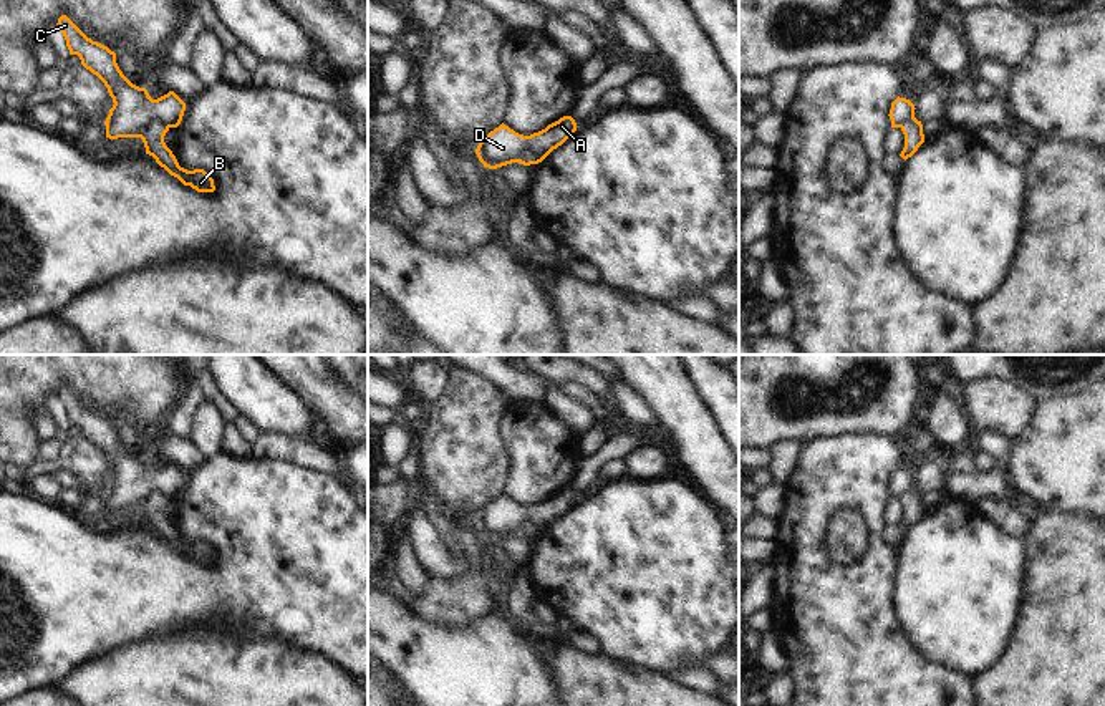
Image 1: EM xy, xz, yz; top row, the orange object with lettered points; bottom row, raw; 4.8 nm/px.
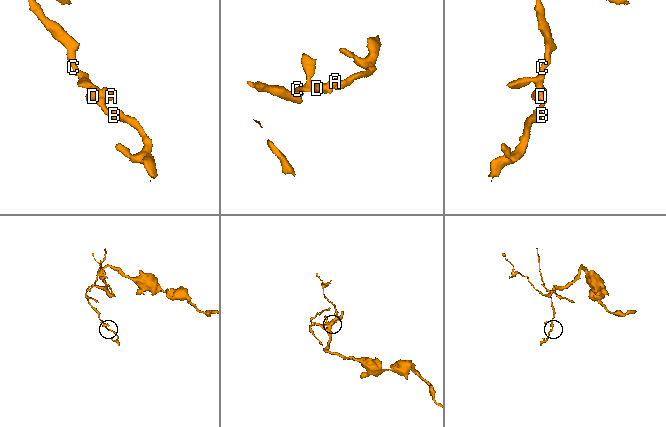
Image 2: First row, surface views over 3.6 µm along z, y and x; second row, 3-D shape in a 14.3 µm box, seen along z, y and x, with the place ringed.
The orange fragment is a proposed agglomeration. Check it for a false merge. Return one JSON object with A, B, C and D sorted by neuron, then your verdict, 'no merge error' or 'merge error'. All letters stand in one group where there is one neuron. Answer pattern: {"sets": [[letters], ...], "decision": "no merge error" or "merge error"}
{"sets": [["A", "C", "D"], ["B"]], "decision": "merge error"}

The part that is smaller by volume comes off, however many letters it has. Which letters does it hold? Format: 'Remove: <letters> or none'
Remove: B

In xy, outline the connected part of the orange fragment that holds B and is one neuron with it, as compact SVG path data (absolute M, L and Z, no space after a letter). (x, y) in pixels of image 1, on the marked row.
M152 121L141 133L139 138L144 143L146 154L152 156L161 167L164 167L171 176L177 177L184 186L191 186L197 192L214 192L214 179L204 169L187 171L179 166L176 156L164 143L167 131L167 126L159 121Z

